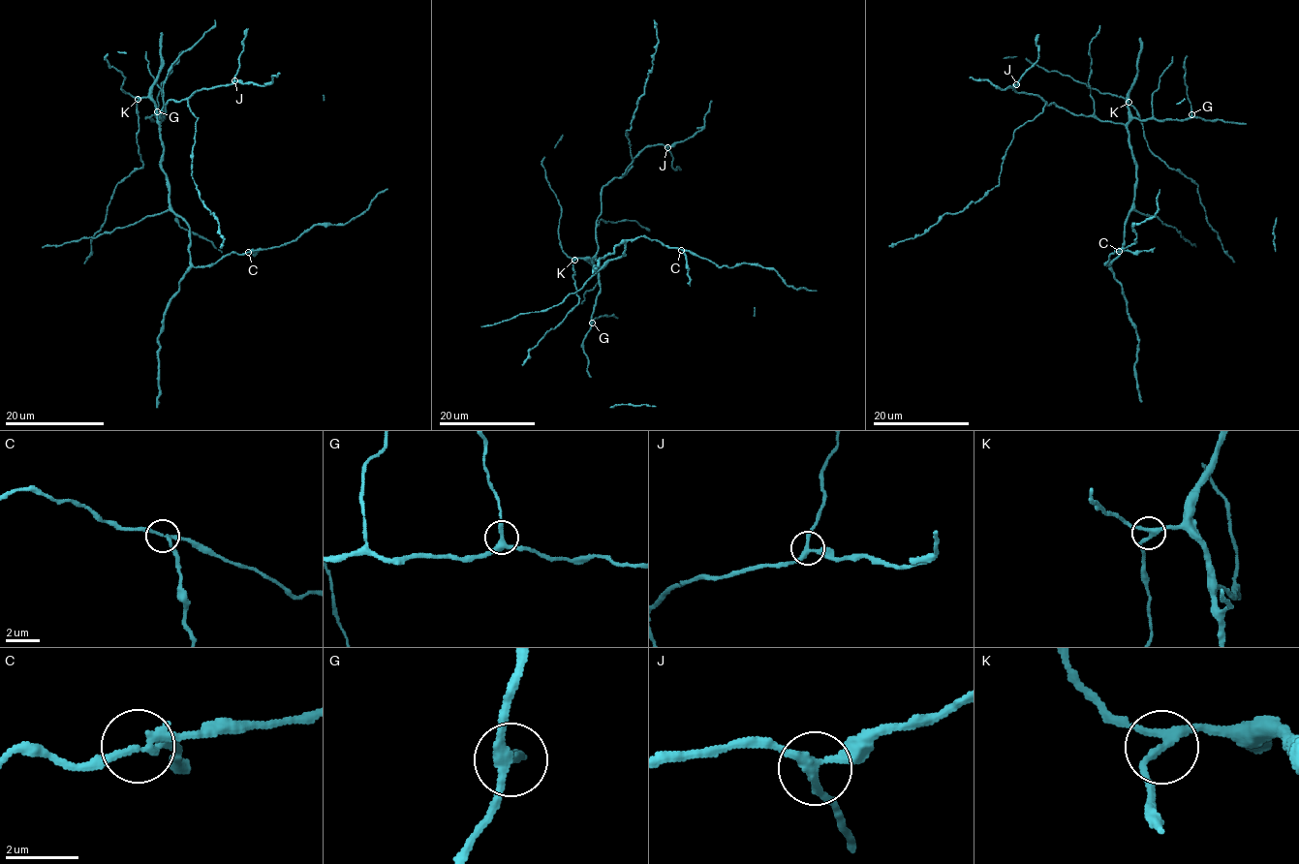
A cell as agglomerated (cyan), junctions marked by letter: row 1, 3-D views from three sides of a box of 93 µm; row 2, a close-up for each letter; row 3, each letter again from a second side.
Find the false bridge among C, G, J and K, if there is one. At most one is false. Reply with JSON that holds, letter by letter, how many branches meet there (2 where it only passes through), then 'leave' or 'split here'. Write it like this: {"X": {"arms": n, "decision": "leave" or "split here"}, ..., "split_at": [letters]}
{"C": {"arms": 3, "decision": "split here"}, "G": {"arms": 3, "decision": "leave"}, "J": {"arms": 3, "decision": "leave"}, "K": {"arms": 3, "decision": "leave"}, "split_at": ["C"]}

